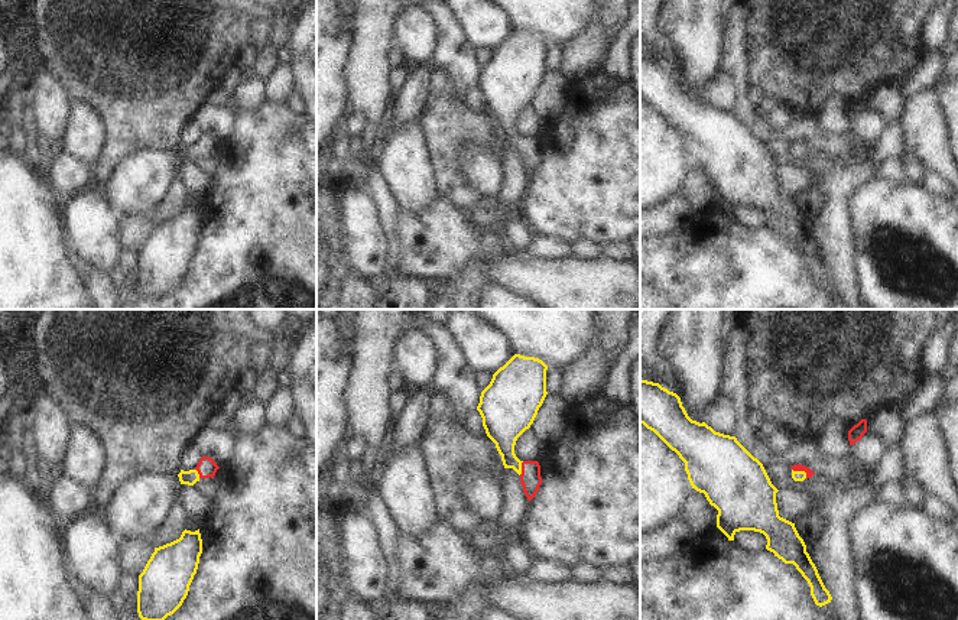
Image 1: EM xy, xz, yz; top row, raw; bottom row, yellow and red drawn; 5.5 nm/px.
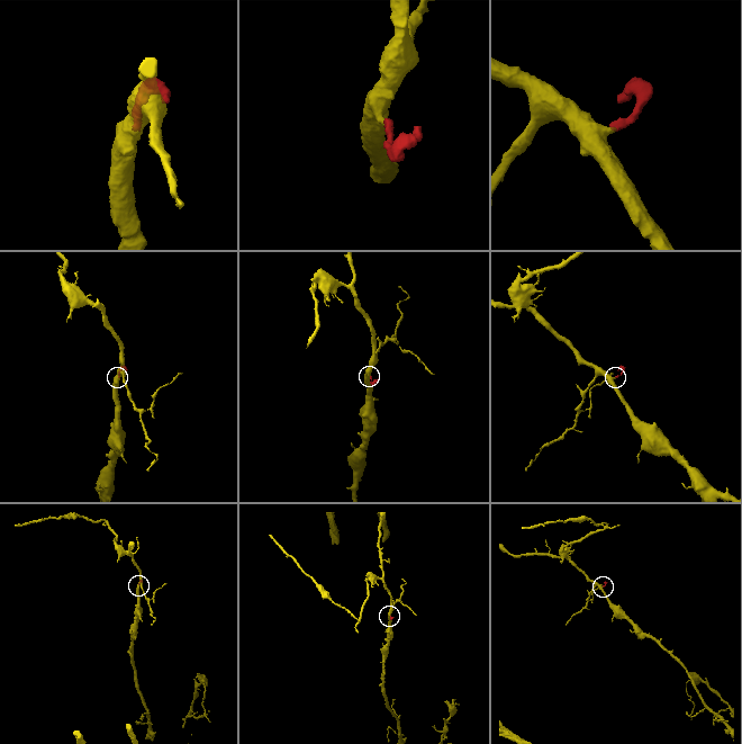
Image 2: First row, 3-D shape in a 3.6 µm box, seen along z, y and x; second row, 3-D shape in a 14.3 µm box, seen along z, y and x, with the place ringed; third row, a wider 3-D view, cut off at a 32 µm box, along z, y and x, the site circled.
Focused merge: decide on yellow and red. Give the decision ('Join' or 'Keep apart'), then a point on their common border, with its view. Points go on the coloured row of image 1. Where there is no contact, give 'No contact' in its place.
Join. Touches yellow at yz (801, 471)

